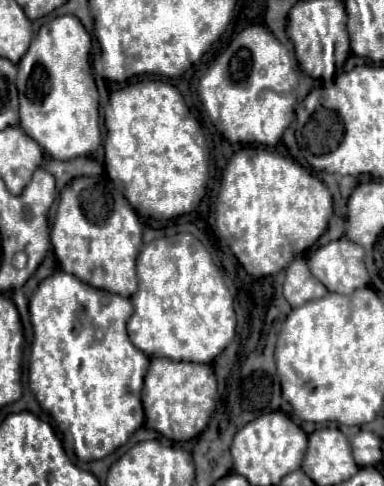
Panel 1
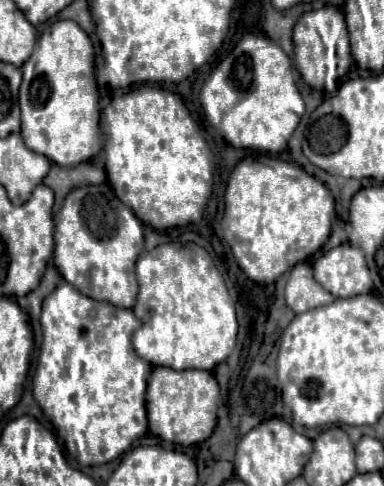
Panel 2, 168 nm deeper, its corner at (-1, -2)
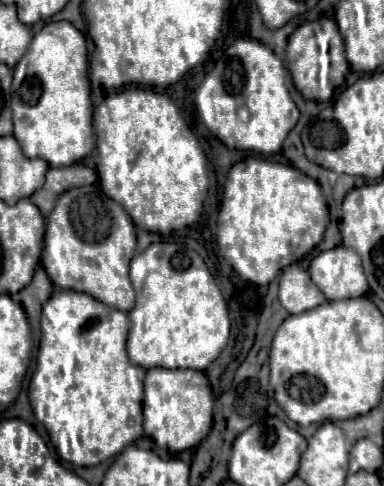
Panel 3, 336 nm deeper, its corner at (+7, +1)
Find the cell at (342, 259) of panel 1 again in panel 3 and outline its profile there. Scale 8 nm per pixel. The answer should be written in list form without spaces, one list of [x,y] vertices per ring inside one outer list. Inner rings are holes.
[[[336,246],[318,254],[312,260],[308,272],[312,282],[328,300],[348,300],[364,296],[368,292],[360,256],[352,248]]]

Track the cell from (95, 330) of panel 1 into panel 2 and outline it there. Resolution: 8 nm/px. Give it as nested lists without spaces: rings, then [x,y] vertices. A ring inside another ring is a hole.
[[[62,281],[56,285],[56,289],[44,299],[42,303],[42,315],[40,315],[40,325],[42,325],[42,333],[44,333],[44,339],[42,339],[42,347],[40,347],[40,357],[38,357],[38,369],[36,369],[36,375],[34,375],[34,399],[38,401],[38,405],[42,407],[44,415],[52,421],[53,429],[56,433],[56,439],[63,444],[65,450],[65,457],[69,465],[75,469],[80,470],[82,467],[102,465],[102,463],[108,463],[112,459],[116,459],[118,455],[122,455],[134,439],[142,437],[148,429],[146,425],[146,407],[145,407],[145,395],[146,395],[146,381],[150,377],[150,373],[154,370],[154,367],[164,365],[152,365],[144,359],[140,359],[136,355],[136,351],[132,349],[132,333],[134,329],[140,327],[140,321],[136,321],[136,315],[132,313],[132,309],[120,309],[108,301],[96,301],[96,299],[90,299],[86,295],[82,295],[74,285]]]

